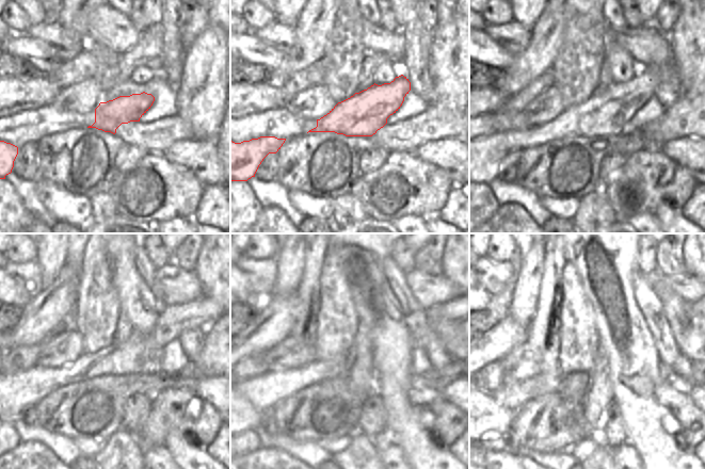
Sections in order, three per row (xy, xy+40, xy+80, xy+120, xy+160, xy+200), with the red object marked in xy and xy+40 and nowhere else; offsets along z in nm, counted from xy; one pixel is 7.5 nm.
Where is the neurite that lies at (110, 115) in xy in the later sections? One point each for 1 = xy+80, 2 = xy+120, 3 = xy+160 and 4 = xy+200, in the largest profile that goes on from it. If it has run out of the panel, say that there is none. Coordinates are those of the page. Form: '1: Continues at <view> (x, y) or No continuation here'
1: Continues at xy+80 (606, 114)
2: Continues at xy+120 (13, 392)
3: Continues at xy+160 (263, 391)
4: Continues at xy+200 (513, 395).

